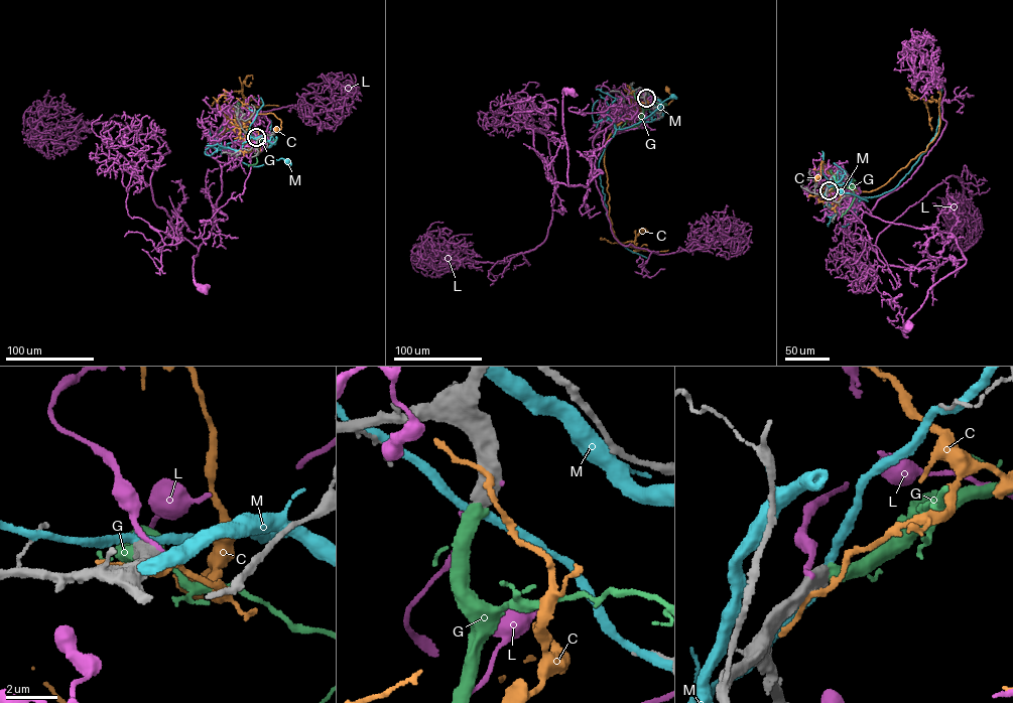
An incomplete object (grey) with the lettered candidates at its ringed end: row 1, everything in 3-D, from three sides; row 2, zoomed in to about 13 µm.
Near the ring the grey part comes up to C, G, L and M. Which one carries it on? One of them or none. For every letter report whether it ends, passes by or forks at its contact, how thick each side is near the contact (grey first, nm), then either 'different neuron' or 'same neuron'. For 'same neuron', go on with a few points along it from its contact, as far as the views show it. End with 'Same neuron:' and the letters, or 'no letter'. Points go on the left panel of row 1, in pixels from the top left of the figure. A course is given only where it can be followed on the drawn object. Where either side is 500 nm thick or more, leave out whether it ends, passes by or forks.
C: calibres 550 and 180 nm; different neuron
G: calibres 600 and 600 nm; same neuron; course (256, 137), (249, 145), (249, 136), (230, 130), (238, 114), (237, 102)
L: calibres 800 and 190 nm; different neuron
M: calibres 550 and 320 nm; different neuron
Same neuron: G

